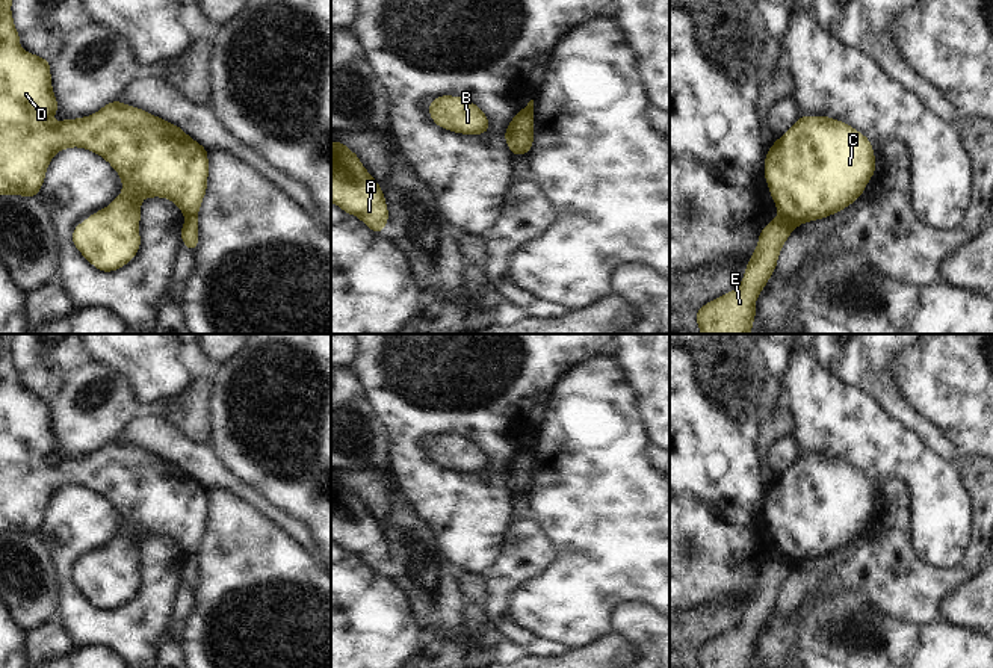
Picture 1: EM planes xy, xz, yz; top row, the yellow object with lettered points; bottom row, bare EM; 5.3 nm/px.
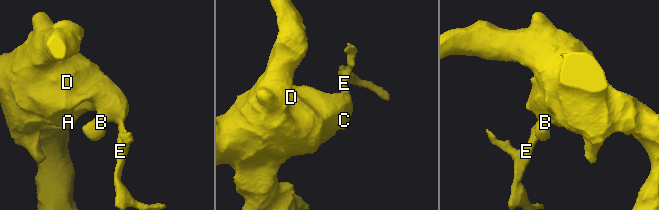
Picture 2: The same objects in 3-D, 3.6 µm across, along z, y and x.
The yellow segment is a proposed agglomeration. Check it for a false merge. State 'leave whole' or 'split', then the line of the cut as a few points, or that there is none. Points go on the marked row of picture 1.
split | yz (780, 215), (794, 227)

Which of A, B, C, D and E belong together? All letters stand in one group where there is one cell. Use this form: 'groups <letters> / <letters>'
groups A B C D / E

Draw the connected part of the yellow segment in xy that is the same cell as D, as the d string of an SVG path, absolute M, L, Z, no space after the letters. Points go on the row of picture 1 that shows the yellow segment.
M0 0L0 195L38 196L50 159L63 148L82 147L104 157L122 180L122 193L109 207L91 215L79 224L71 237L83 257L103 272L112 272L127 264L141 246L139 219L141 199L163 196L174 201L186 216L196 216L207 189L207 150L190 139L180 127L163 121L142 109L119 103L118 100L100 109L95 115L80 119L51 122L50 118L59 106L51 89L50 62L24 51L20 35L11 15L11 2Z

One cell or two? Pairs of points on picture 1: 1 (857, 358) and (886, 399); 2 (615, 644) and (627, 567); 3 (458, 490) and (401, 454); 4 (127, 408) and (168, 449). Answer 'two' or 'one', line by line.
1: one
2: two
3: one
4: two

